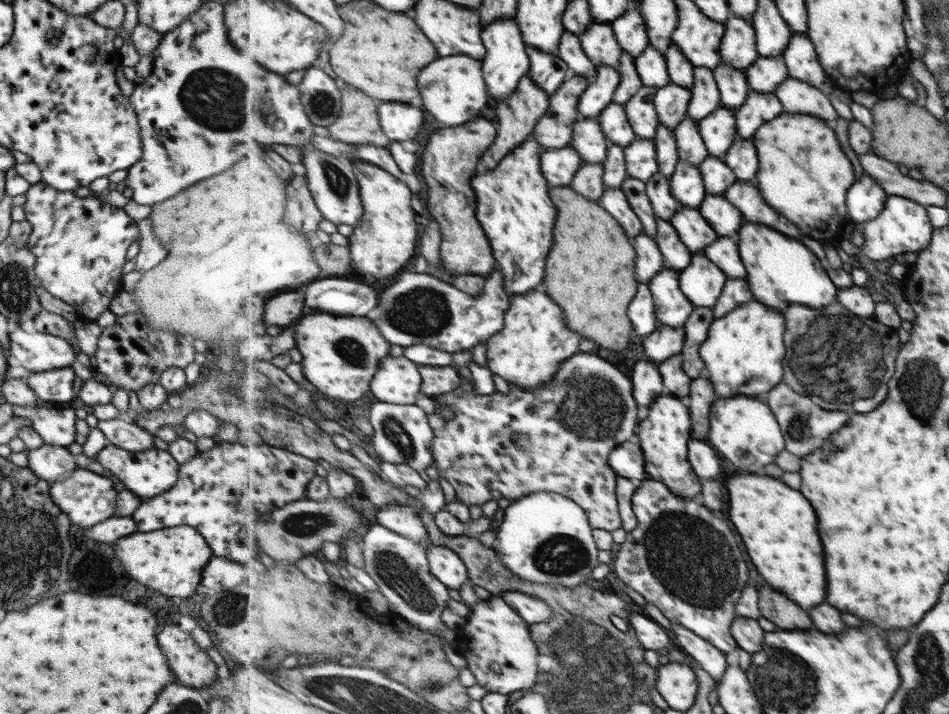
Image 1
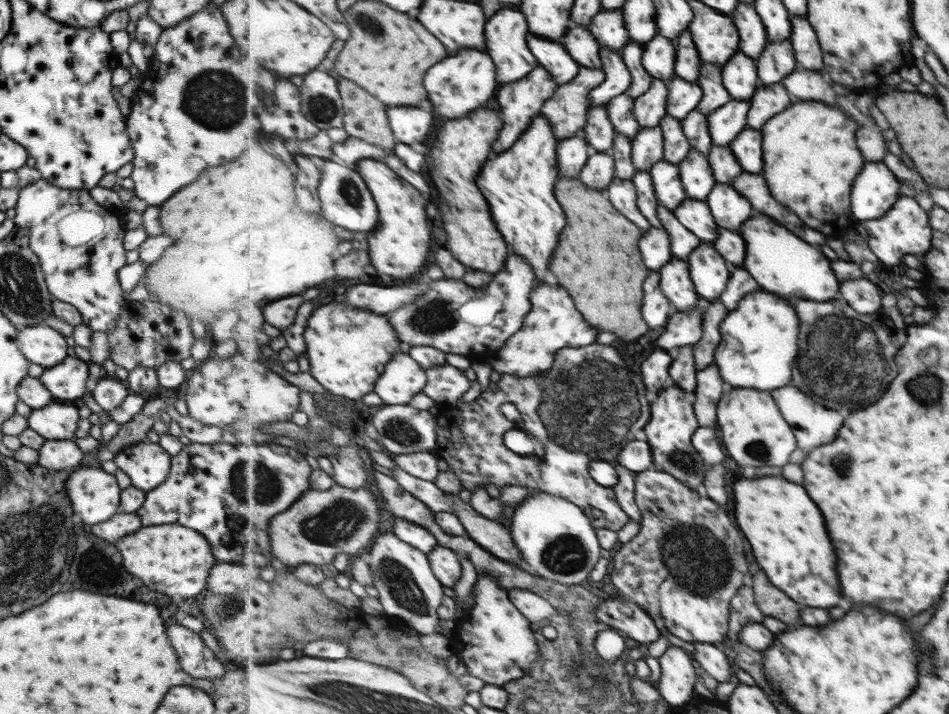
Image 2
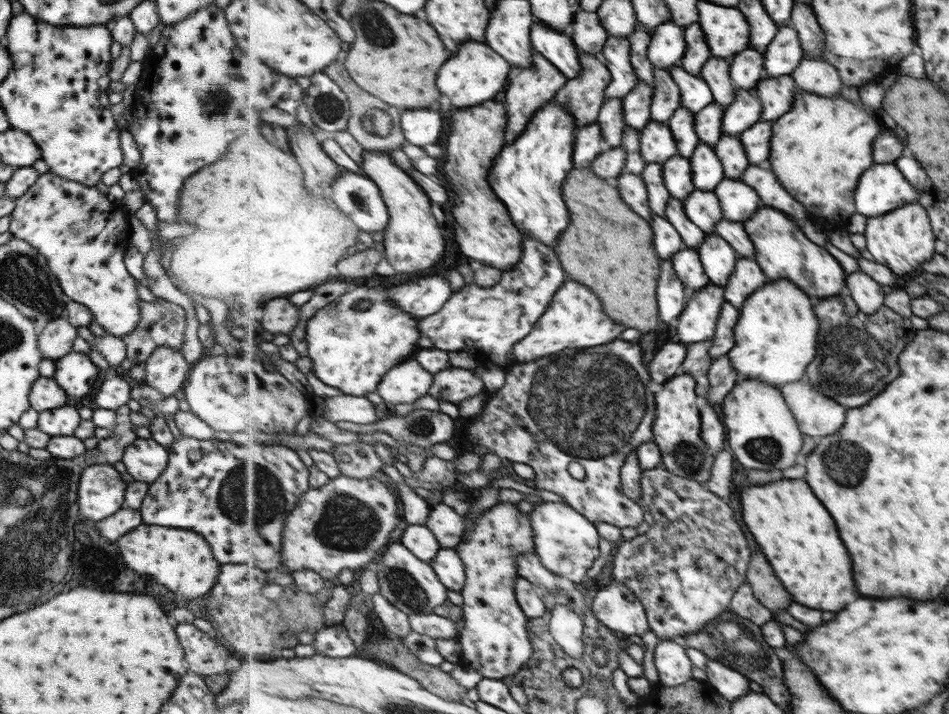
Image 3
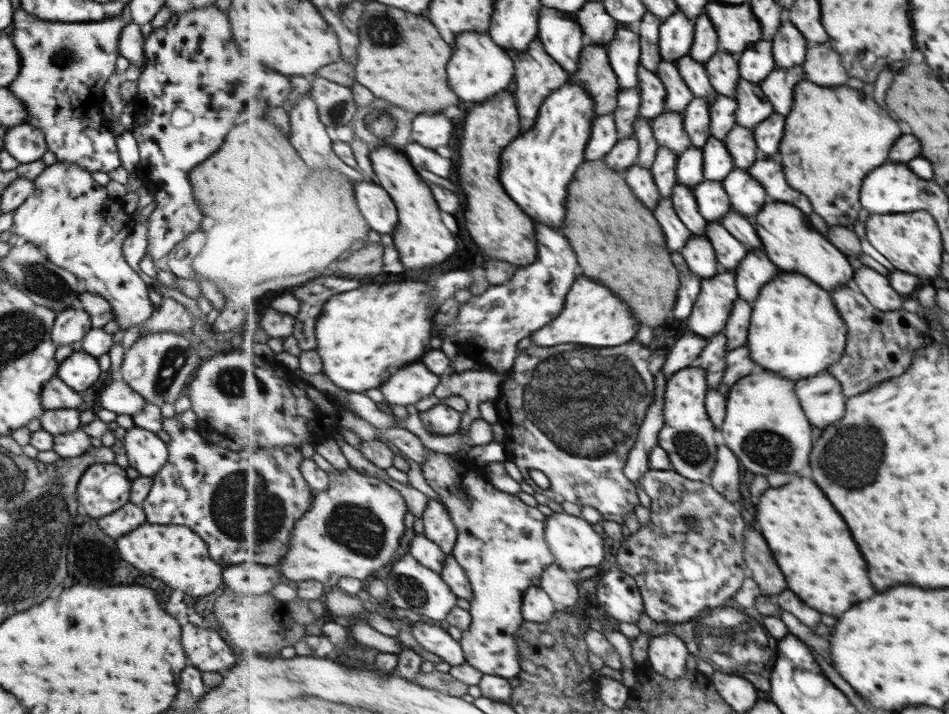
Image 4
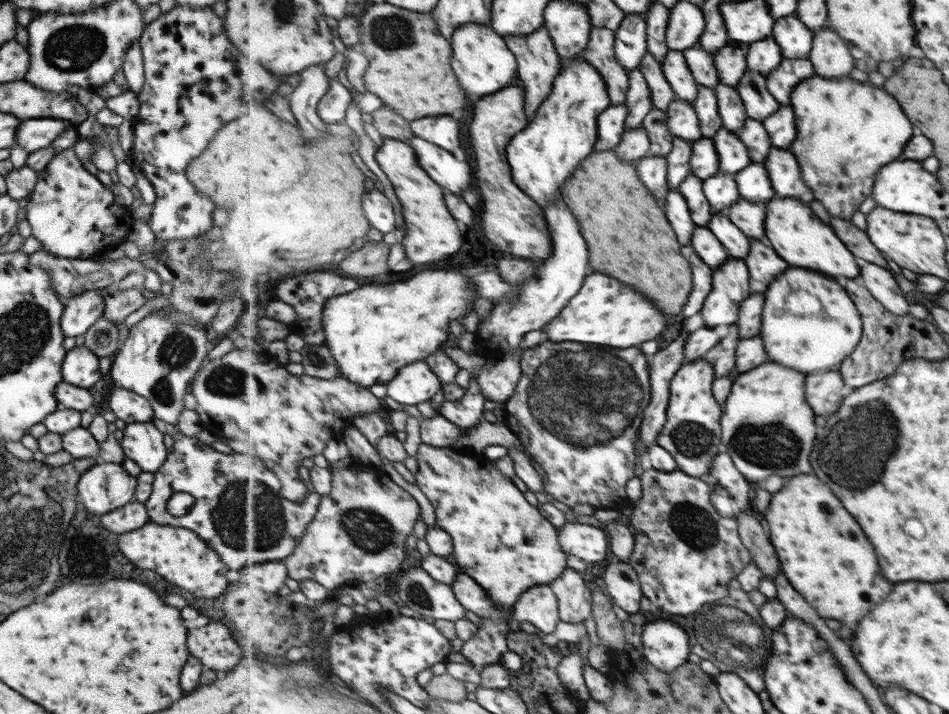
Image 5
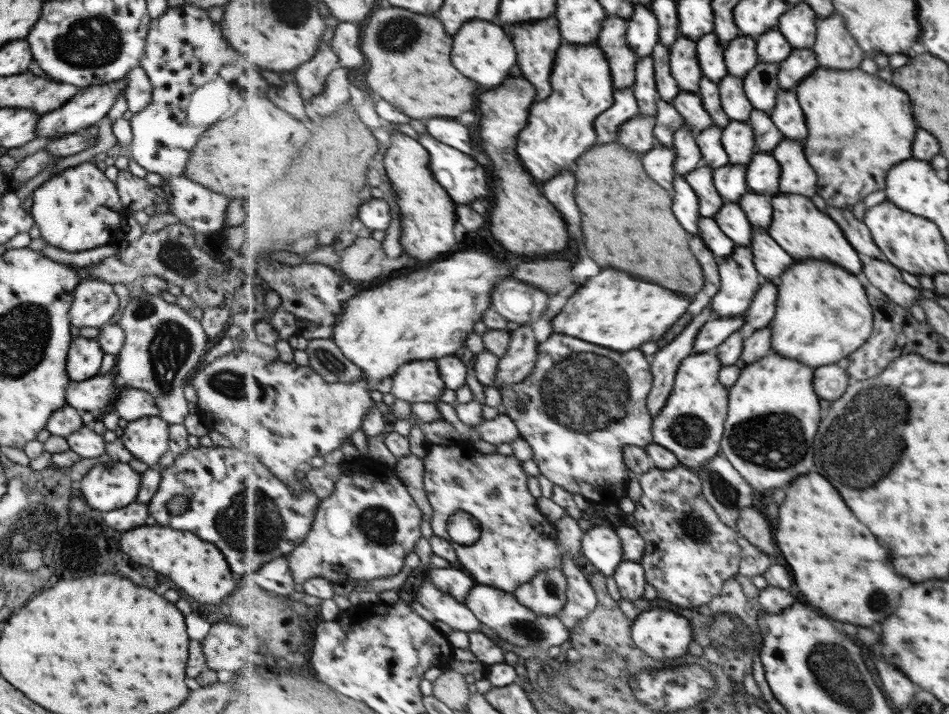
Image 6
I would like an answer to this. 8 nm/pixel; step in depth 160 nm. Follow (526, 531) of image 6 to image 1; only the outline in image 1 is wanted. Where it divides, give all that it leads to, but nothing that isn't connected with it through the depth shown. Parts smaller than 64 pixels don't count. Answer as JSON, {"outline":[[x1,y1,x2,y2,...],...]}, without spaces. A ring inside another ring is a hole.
{"outline":[[491,595,490,598,482,602,482,606,472,608,469,620,462,630,469,639,469,648,471,648,471,650,465,650,469,669,476,679,476,683,483,686,488,693,499,692,509,695,513,692,531,689,537,684,540,676,540,649,532,637,530,624,503,596]]}

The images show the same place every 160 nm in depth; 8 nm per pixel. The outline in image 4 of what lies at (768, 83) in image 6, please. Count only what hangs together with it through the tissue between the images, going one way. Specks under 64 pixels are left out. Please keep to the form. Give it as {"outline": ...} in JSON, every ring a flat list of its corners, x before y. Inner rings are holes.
{"outline":[[741,77,735,98,738,100,737,125,755,129,776,112,762,86]]}

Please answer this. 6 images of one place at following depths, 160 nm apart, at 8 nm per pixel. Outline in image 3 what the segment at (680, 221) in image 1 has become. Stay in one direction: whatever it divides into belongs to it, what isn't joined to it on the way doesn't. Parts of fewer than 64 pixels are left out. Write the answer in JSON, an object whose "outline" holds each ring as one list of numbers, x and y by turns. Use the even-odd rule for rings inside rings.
{"outline":[[695,190,684,202,685,212,693,224,699,225,708,235,724,220,721,202,715,192]]}

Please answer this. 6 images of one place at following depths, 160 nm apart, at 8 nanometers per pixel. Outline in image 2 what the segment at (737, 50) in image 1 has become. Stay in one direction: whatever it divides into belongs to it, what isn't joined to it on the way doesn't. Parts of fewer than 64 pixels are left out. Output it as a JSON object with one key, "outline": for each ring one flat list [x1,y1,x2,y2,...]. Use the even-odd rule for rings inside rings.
{"outline":[[740,2,731,13,741,33,740,52,759,59,770,42,768,28,756,9,756,4]]}

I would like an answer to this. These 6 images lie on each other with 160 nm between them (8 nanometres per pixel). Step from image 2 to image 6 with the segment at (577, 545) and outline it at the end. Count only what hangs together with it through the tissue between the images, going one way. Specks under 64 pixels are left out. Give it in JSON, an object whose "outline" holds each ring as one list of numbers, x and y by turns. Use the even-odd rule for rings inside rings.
{"outline":[[586,526,582,554,605,576,615,574,624,561,624,542,615,526]]}

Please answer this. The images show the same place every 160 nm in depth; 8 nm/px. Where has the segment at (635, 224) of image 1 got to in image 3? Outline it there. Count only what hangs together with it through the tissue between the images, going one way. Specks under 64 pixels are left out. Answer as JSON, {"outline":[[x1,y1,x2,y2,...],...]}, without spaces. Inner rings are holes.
{"outline":[[623,173,616,183,618,186,621,198,635,210,641,212,641,216,645,220,652,222,654,218,649,205,649,192,642,175,635,173]]}

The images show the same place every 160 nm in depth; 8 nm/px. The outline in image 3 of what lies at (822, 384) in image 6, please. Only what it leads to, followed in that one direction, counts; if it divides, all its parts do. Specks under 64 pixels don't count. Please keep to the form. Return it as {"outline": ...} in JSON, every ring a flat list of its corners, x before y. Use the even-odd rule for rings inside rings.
{"outline":[[798,380,785,384,783,392,789,408,792,408,801,432,809,436,829,436,835,434,847,416,847,408,827,398,809,380]]}

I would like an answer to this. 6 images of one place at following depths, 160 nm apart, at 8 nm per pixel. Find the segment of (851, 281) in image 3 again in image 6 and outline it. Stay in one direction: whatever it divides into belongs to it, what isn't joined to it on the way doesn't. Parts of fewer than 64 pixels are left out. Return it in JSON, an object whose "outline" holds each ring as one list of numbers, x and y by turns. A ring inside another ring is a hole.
{"outline":[[865,256,864,272,868,282,882,290,891,300,908,309,919,297,920,291,903,280,898,266]]}

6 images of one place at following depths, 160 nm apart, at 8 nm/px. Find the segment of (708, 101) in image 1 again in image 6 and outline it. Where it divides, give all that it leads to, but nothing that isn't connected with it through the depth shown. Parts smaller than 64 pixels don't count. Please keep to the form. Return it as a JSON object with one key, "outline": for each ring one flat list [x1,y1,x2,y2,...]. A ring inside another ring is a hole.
{"outline":[[745,34,725,45,724,55,731,75,745,78,760,63,757,45,757,38]]}

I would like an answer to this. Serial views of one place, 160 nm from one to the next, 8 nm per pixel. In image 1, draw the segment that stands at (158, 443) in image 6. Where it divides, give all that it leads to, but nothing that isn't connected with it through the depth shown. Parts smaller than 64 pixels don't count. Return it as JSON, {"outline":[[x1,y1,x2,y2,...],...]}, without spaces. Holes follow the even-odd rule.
{"outline":[[106,443,95,455,99,467,107,468,111,474,115,475,124,484,123,488,130,490,140,500,168,491,173,486,174,480,177,480,178,462,171,458,167,451,161,449,153,448,141,452,129,452]]}

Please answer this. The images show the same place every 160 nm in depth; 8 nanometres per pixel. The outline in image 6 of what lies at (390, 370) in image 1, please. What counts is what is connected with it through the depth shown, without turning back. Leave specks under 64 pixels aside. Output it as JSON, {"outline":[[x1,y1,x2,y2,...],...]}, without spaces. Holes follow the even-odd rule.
{"outline":[[418,360,404,364,392,379,389,395,410,403,437,402,447,388,436,360]]}

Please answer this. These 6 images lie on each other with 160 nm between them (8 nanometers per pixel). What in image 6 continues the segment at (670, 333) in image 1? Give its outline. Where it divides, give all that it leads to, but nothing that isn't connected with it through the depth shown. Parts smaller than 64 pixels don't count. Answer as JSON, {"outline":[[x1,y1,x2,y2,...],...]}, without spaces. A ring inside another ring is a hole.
{"outline":[[737,247,735,253,721,262,720,290,713,297,711,307,719,318,745,315,760,289,762,274,757,270,751,247]]}

